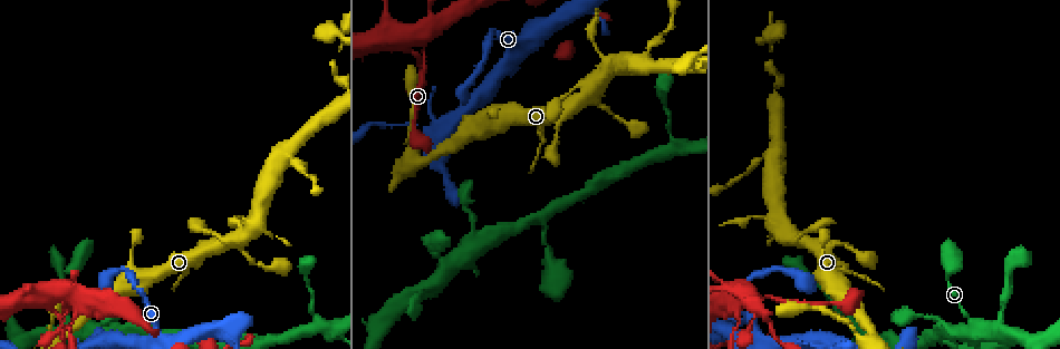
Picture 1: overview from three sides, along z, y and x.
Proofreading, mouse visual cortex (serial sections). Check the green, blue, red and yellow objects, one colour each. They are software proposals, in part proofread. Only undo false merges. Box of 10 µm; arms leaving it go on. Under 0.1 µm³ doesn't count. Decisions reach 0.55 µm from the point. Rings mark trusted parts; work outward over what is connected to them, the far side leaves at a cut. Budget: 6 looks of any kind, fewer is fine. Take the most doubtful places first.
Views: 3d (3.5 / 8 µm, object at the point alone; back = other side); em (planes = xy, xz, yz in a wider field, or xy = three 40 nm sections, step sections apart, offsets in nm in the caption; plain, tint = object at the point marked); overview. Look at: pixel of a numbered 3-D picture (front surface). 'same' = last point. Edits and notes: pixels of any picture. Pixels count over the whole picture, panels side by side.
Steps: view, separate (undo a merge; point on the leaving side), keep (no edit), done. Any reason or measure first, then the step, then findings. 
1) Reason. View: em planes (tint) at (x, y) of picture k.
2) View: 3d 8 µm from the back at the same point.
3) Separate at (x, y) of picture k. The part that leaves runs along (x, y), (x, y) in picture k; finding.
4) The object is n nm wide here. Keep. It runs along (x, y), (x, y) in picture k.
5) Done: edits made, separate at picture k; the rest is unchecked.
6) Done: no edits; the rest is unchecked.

A narrow waist. View: 3d 8 µm at (426, 36) of picture 1.

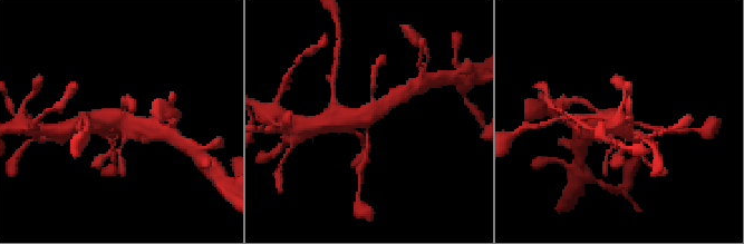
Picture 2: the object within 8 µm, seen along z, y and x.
View: 3d 3.5 µm from the back at the same point.

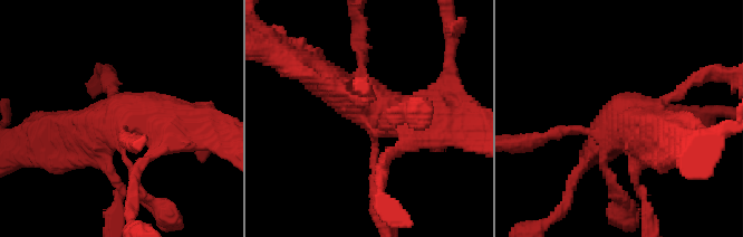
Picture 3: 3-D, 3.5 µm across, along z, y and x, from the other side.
Now the EM. View: em planes (tint) at (124, 122) of picture 3.

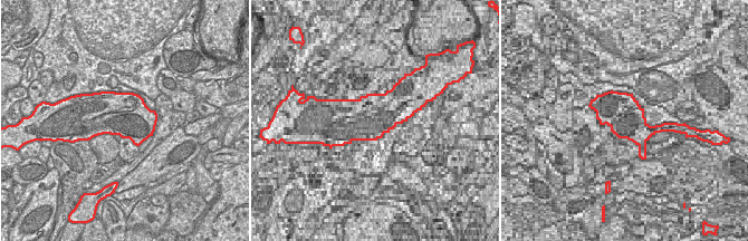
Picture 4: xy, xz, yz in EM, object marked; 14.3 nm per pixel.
Keep. It runs along (374, 190), (374, 119), (442, 121) in picture 3; one cell here.

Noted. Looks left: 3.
Abrupt turn. View: 3d 3.5 µm at (748, 277) of picture 1.

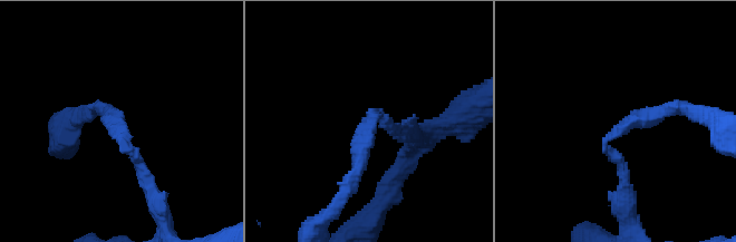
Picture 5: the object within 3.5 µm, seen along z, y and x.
The arms are 200, 200 nm wide. Keep. It runs along (627, 187), (609, 136), (680, 108) in picture 5; continuous, no second cell.

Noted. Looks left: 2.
Small branch off a trunk. View: 3d 3.5 µm at (449, 263) of picture 1.

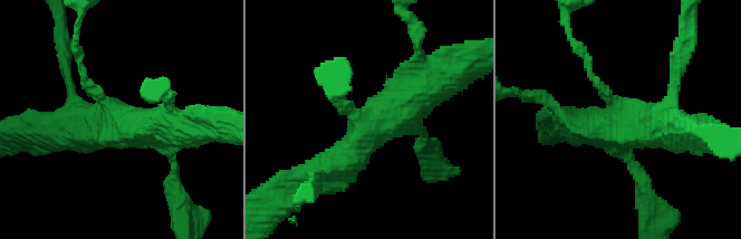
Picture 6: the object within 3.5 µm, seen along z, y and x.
4 arms meet here; the arms are 150, 250, 450, 500 nm wide. View: em xy step 3 (tint) at (622, 116) of picture 6.

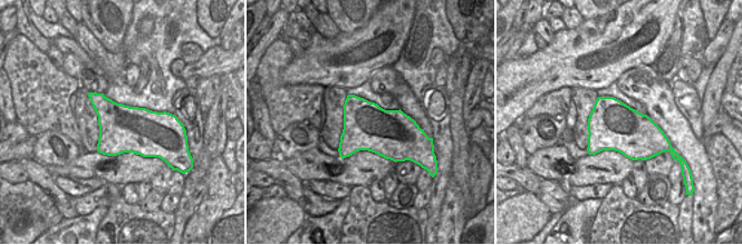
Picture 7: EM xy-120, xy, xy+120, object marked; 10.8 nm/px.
Keep. It runs along (79, 60), (124, 123), (179, 126) in picture 6; one cell here.

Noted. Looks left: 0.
Done: no edits; the rest is unchecked.

